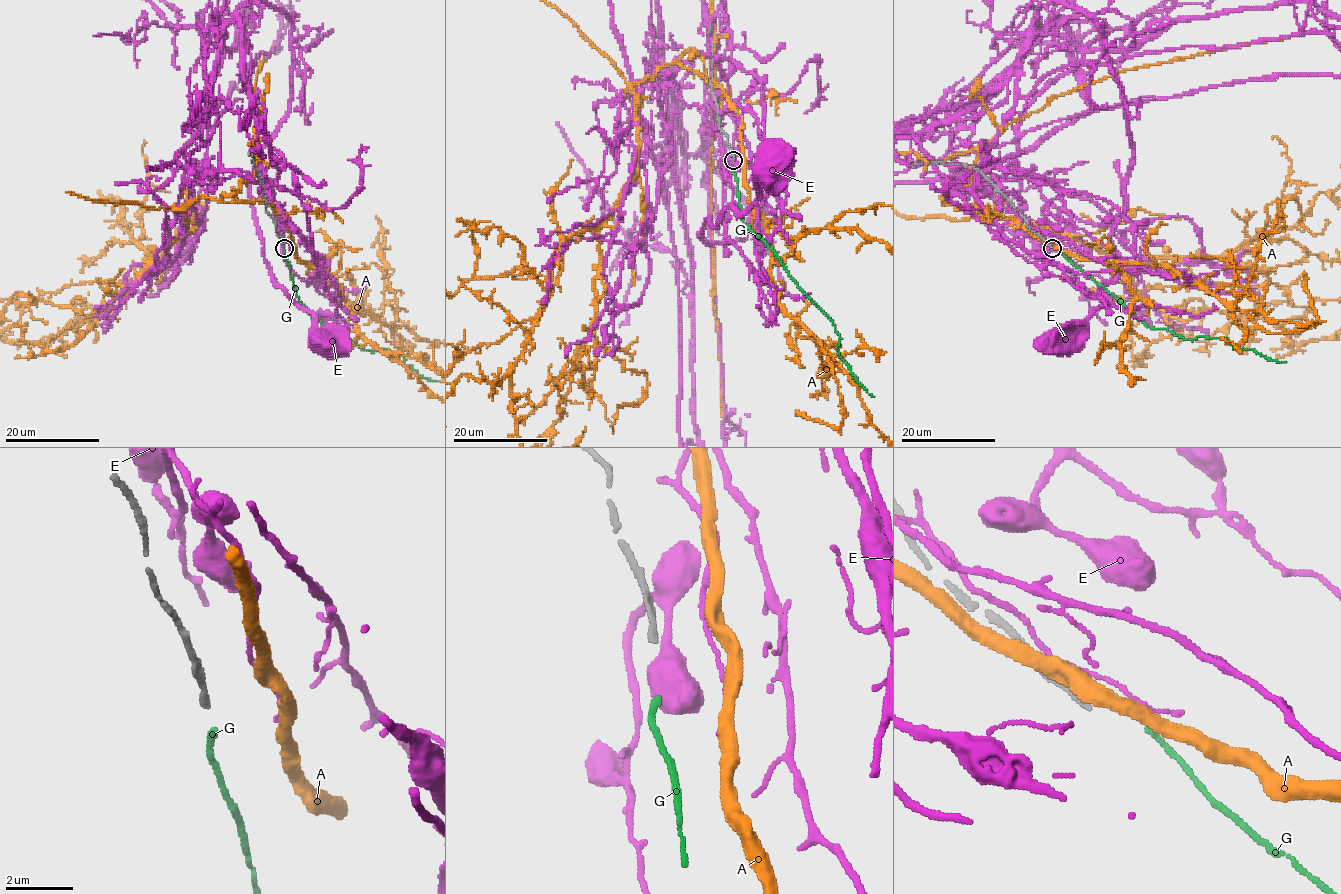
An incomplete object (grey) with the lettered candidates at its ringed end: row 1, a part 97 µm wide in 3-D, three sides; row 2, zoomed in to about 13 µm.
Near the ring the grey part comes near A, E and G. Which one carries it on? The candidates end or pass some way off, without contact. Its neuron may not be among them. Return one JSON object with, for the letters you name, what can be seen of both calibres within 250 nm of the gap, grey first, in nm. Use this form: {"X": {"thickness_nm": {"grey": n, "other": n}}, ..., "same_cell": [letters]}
{"G": {"thickness_nm": {"grey": 180, "other": 160}}, "same_cell": ["G"]}

